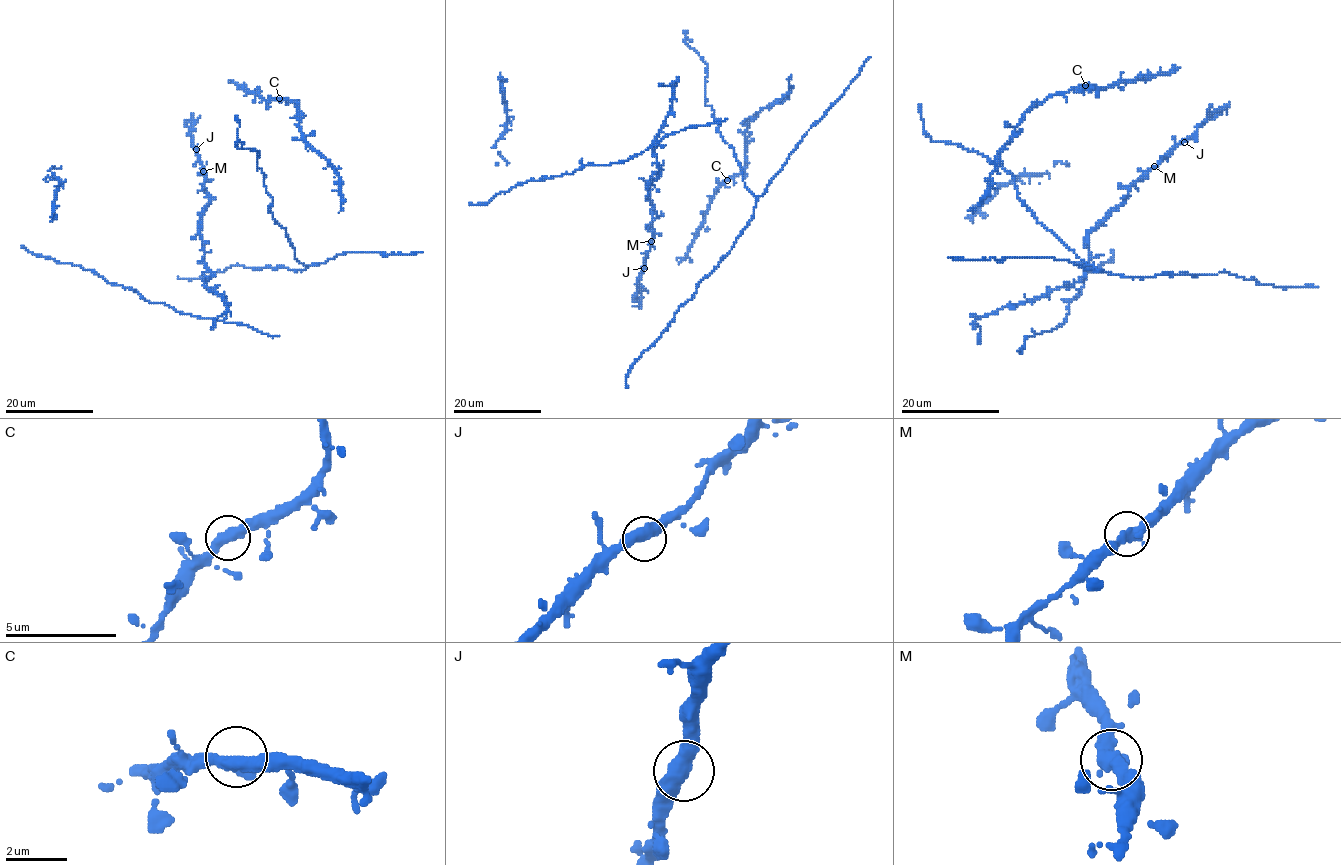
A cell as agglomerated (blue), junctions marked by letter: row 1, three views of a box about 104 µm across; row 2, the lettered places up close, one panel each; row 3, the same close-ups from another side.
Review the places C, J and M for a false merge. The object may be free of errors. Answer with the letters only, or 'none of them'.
none of them

